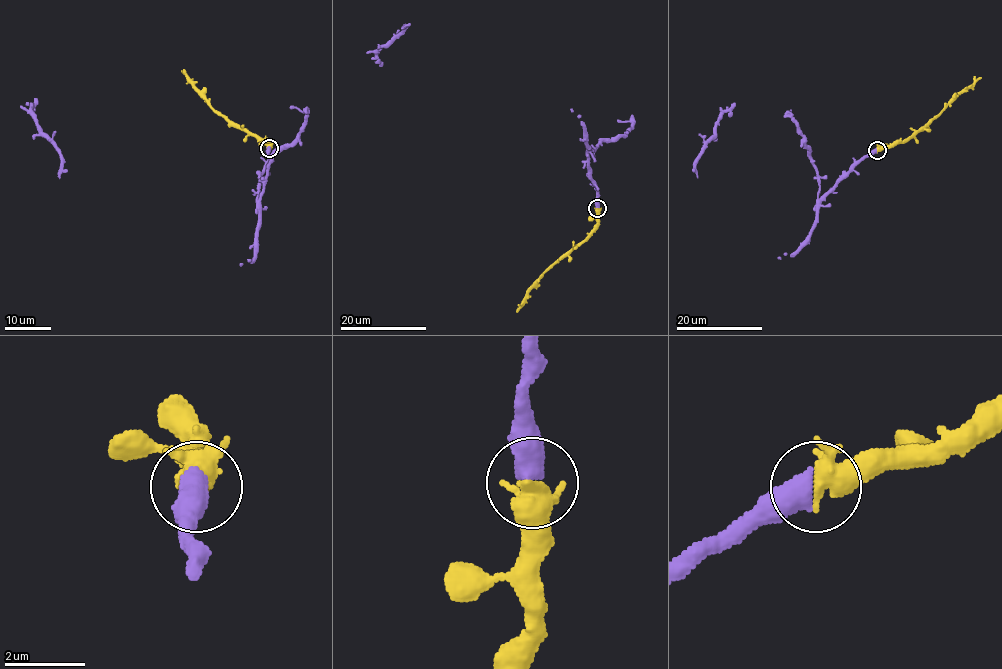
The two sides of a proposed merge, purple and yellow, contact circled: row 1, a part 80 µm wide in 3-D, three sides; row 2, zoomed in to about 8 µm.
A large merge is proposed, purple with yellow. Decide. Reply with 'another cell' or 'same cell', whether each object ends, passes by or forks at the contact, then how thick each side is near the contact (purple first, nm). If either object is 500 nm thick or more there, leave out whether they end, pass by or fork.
same cell | 600/480 nm

